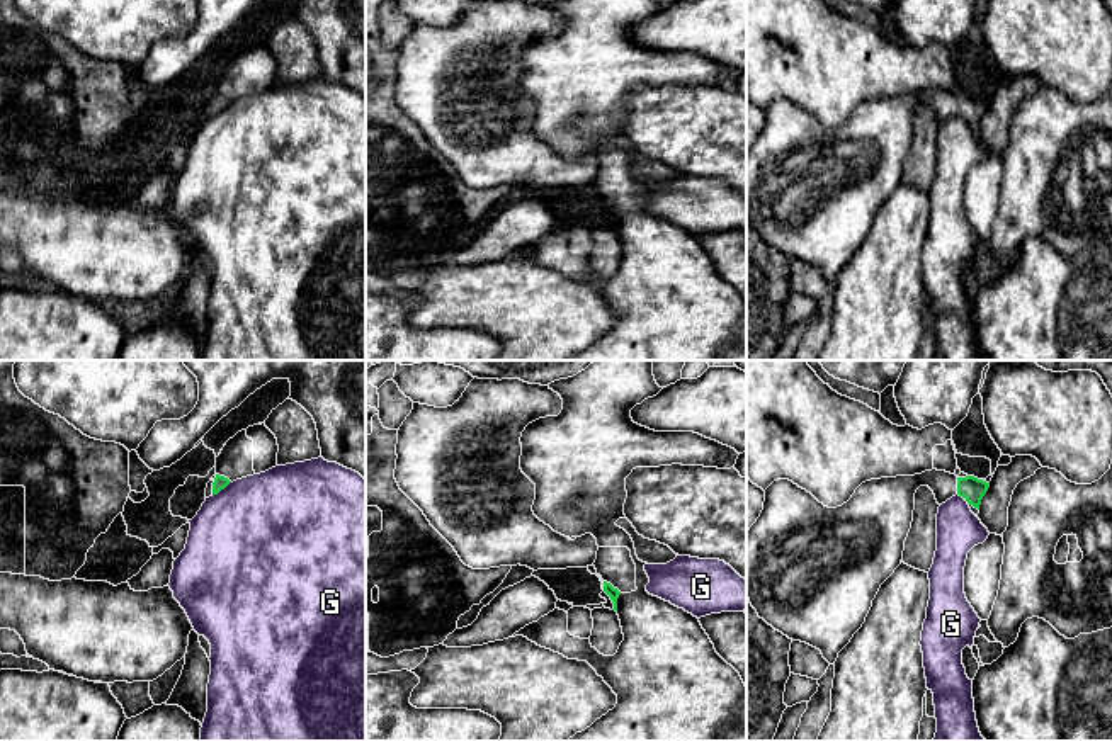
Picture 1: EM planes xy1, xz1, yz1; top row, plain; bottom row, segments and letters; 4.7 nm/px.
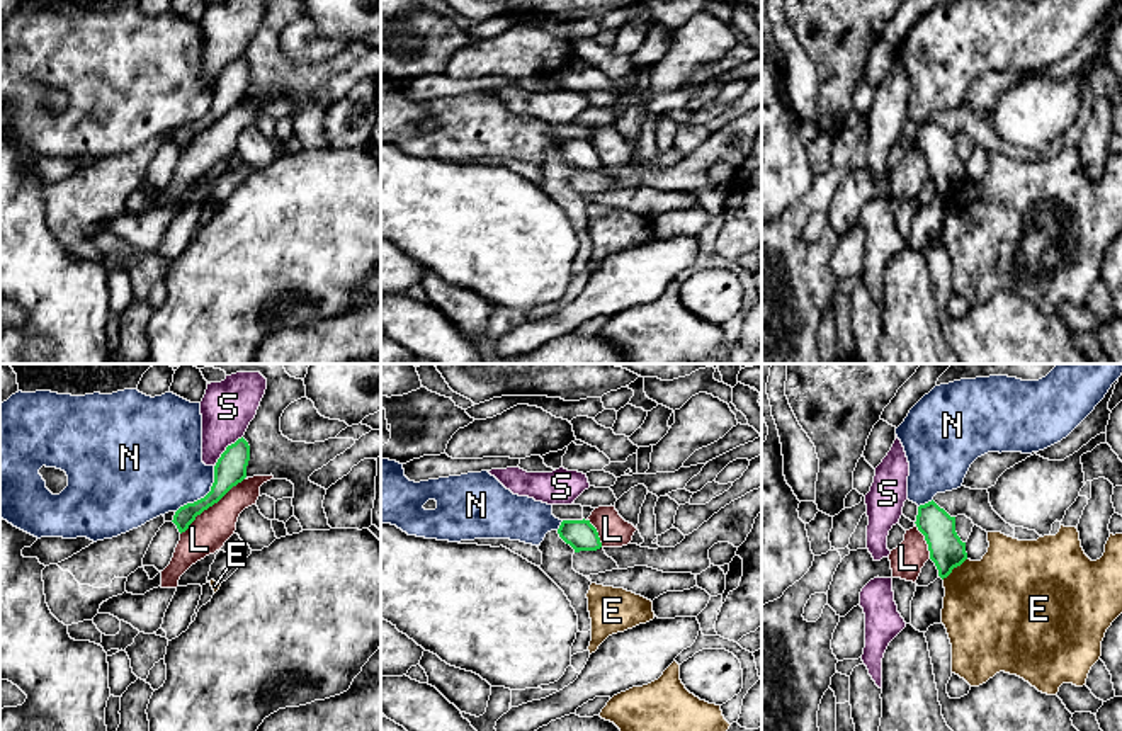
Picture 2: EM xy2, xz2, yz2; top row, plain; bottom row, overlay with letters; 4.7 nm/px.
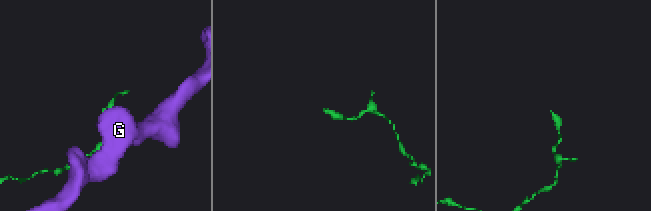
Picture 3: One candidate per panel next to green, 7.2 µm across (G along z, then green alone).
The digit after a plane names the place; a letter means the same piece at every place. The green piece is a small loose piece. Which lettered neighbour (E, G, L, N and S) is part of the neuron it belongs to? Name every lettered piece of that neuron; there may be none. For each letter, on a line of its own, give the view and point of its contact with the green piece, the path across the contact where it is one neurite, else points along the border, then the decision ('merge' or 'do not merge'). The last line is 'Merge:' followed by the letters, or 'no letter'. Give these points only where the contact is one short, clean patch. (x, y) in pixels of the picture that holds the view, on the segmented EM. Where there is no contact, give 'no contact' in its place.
E: meets green in yz2 at (954, 566); do not merge
G: meets green in xy1 at (221, 488); border along xy1 (230, 481), (213, 495); do not merge
L: meets green in xy2 at (211, 505); border along xy2 (243, 478), (204, 509), (181, 534); do not merge
N: meets green in xy2 at (206, 495); do not merge
S: meets green in xy2 at (226, 449); border along xy2 (242, 436), (226, 447), (215, 466); do not merge
Merge: no letter

